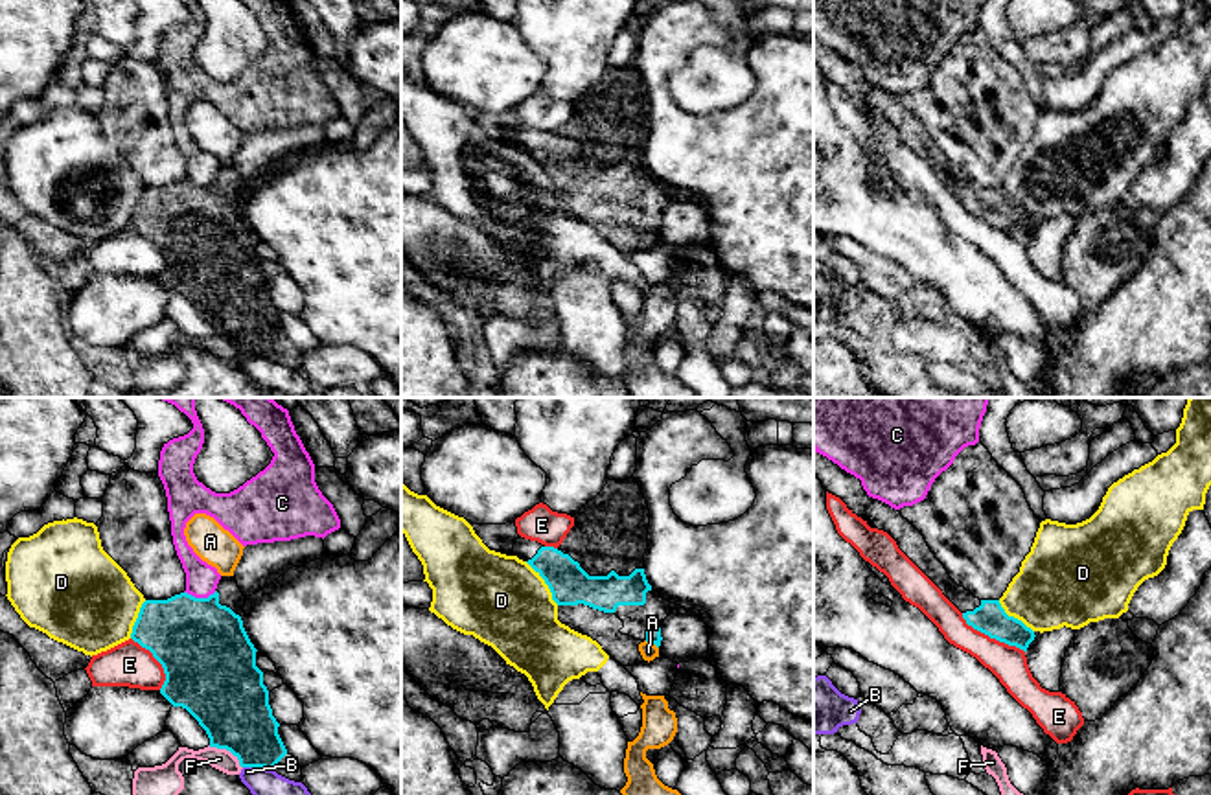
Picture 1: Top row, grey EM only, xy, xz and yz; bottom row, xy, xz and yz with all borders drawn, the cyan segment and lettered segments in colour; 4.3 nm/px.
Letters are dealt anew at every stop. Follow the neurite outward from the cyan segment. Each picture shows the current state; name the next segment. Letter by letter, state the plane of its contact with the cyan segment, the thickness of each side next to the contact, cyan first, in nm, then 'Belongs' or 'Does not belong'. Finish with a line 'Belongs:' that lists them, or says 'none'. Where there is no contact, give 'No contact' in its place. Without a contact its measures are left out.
A: Touches cyan in xz. Thickness 60 nm (cyan) against 70 nm. Does not belong
B: Touches cyan in xy. Thickness 300 nm (cyan) against 120 nm. Does not belong
C: Touches cyan in xy. Thickness 400 nm (cyan) against 140 nm. Does not belong
D: Touches cyan in xz. Thickness 180 nm (cyan) against 400 nm. Does not belong
E: Touches cyan in yz. Thickness 140 nm (cyan) against 160 nm. Does not belong
F: Touches cyan in xy. Thickness 340 nm (cyan) against 90 nm. Does not belong
Belongs: none

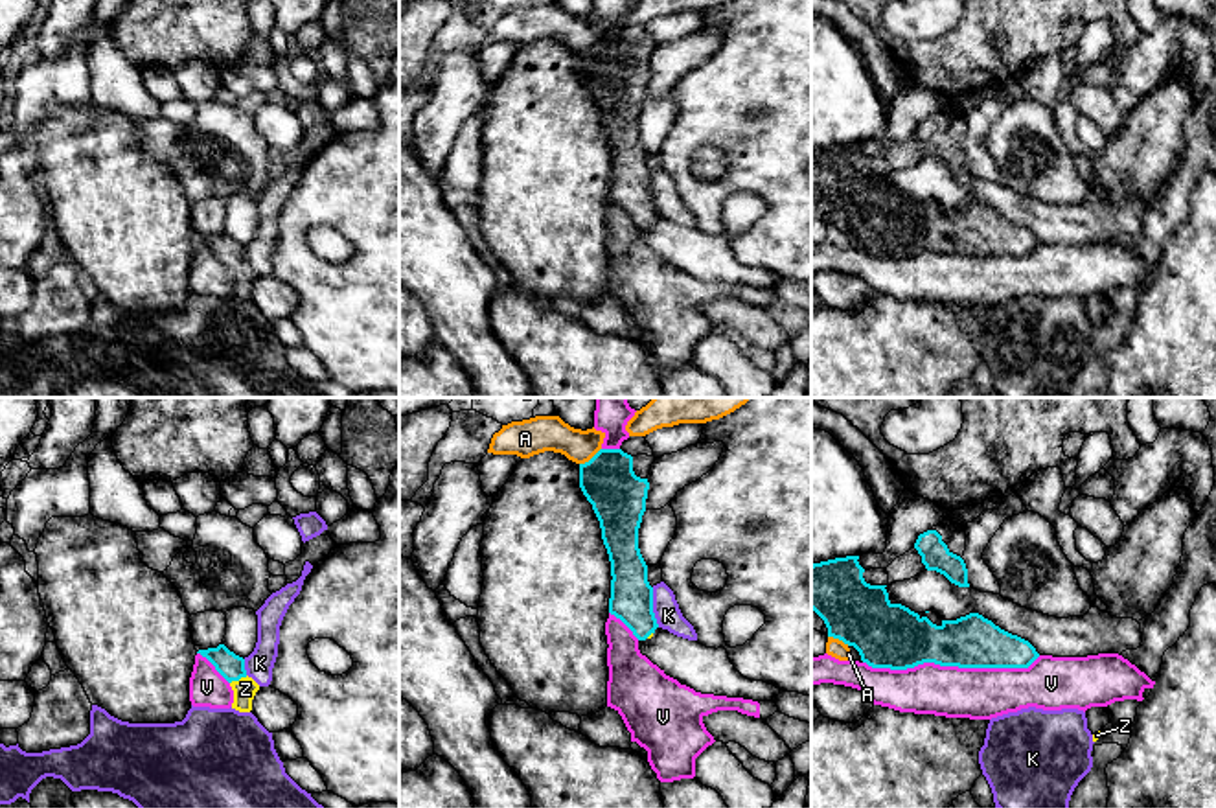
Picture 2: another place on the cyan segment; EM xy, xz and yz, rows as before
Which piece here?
A: Touches cyan in xz. Thickness 240 nm (cyan) against 160 nm. Does not belong
K: Touches cyan in xz. Thickness 190 nm (cyan) against 120 nm. Does not belong
V: Touches cyan in yz. Thickness 240 nm (cyan) against 220 nm. Does not belong
Z: Touches cyan in xy. Thickness 110 nm (cyan) against 100 nm. Belongs
Belongs: Z

